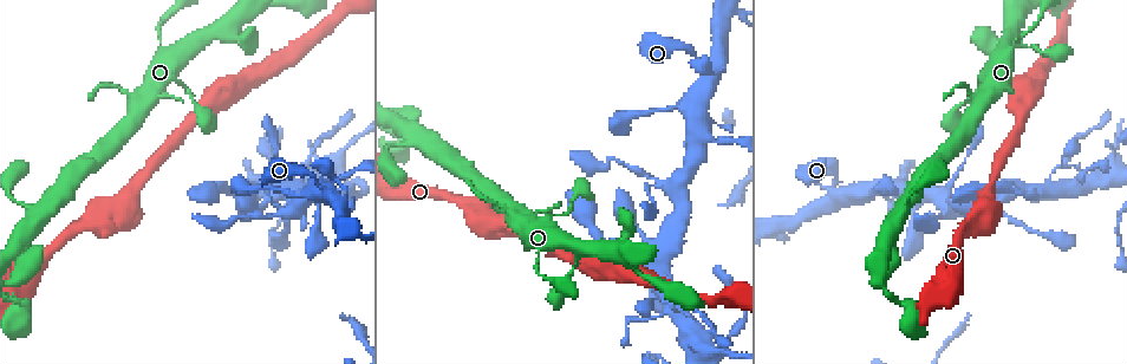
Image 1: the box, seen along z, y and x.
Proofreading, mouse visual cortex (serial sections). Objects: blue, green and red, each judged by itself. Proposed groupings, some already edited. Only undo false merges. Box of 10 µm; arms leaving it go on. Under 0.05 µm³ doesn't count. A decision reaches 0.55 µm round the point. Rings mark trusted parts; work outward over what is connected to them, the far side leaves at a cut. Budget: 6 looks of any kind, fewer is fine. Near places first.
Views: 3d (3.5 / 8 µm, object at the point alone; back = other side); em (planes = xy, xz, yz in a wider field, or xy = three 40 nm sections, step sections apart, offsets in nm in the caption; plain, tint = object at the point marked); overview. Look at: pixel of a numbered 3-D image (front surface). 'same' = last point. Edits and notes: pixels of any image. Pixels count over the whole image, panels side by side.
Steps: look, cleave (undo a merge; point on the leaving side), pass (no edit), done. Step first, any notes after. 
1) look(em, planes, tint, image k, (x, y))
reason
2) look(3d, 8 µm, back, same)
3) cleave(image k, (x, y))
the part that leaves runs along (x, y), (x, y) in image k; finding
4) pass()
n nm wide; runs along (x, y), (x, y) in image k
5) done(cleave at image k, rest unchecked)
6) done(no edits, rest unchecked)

look(3d, 3.5 µm, image 1, (832, 192))
four arms meet

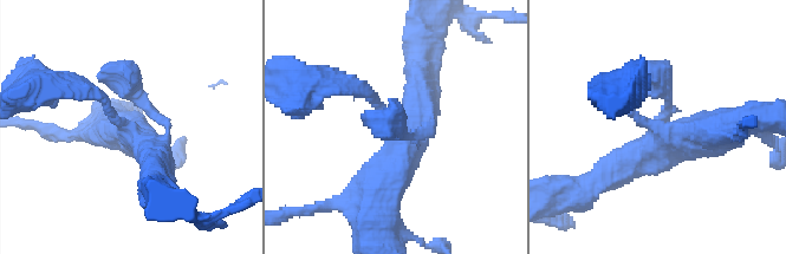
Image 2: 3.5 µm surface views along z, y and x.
look(em, xy, step 5, tint, image 2, (663, 135))

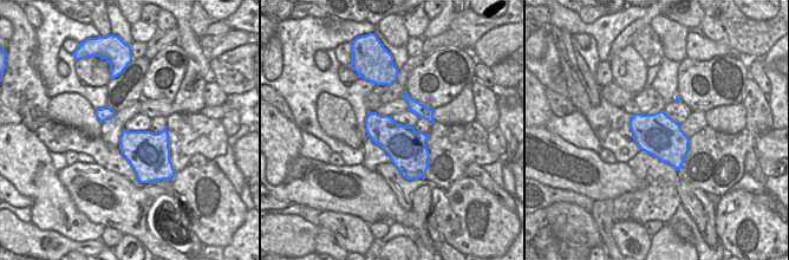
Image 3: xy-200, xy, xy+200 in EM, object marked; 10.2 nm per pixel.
pass()
runs along (619, 90), (664, 134), (738, 123) in image 2; one cell here

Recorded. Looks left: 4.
look(3d, 3.5 µm, image 1, (946, 208))
thin neck

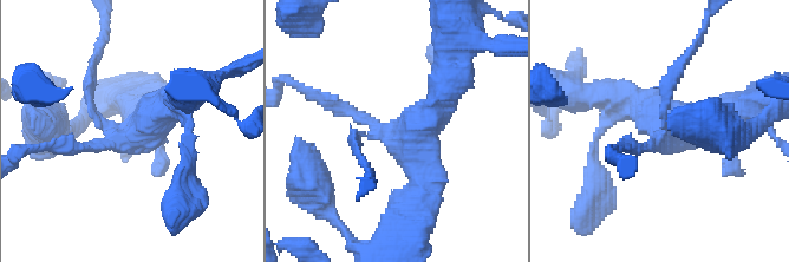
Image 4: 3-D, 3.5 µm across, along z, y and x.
look(em, xy, step 5, tint, image 4, (661, 137))
4 arms; arms of 100, 150, 400, 400 nm

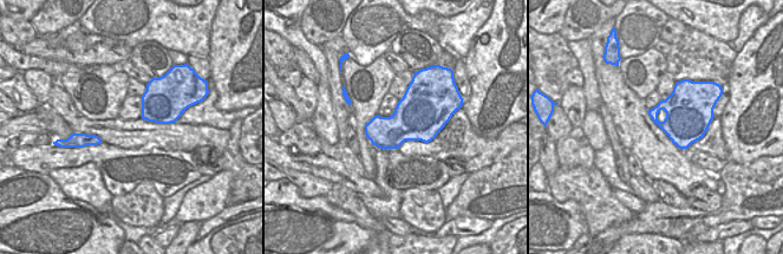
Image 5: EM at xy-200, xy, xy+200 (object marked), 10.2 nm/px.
look(em, xy, step 3, tint, same)

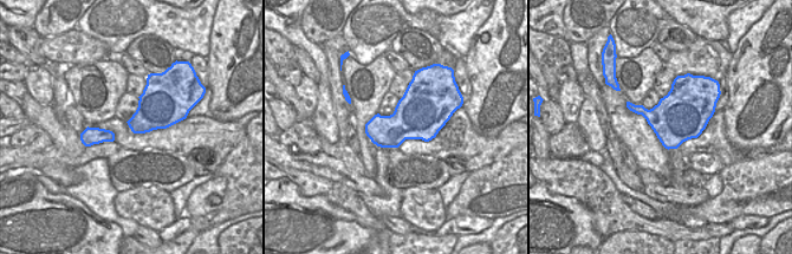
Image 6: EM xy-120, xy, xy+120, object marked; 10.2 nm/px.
pass()
runs along (451, 76), (416, 132), (411, 205) in image 4; one cell here

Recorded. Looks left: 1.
done(no edits, rest unchecked)

